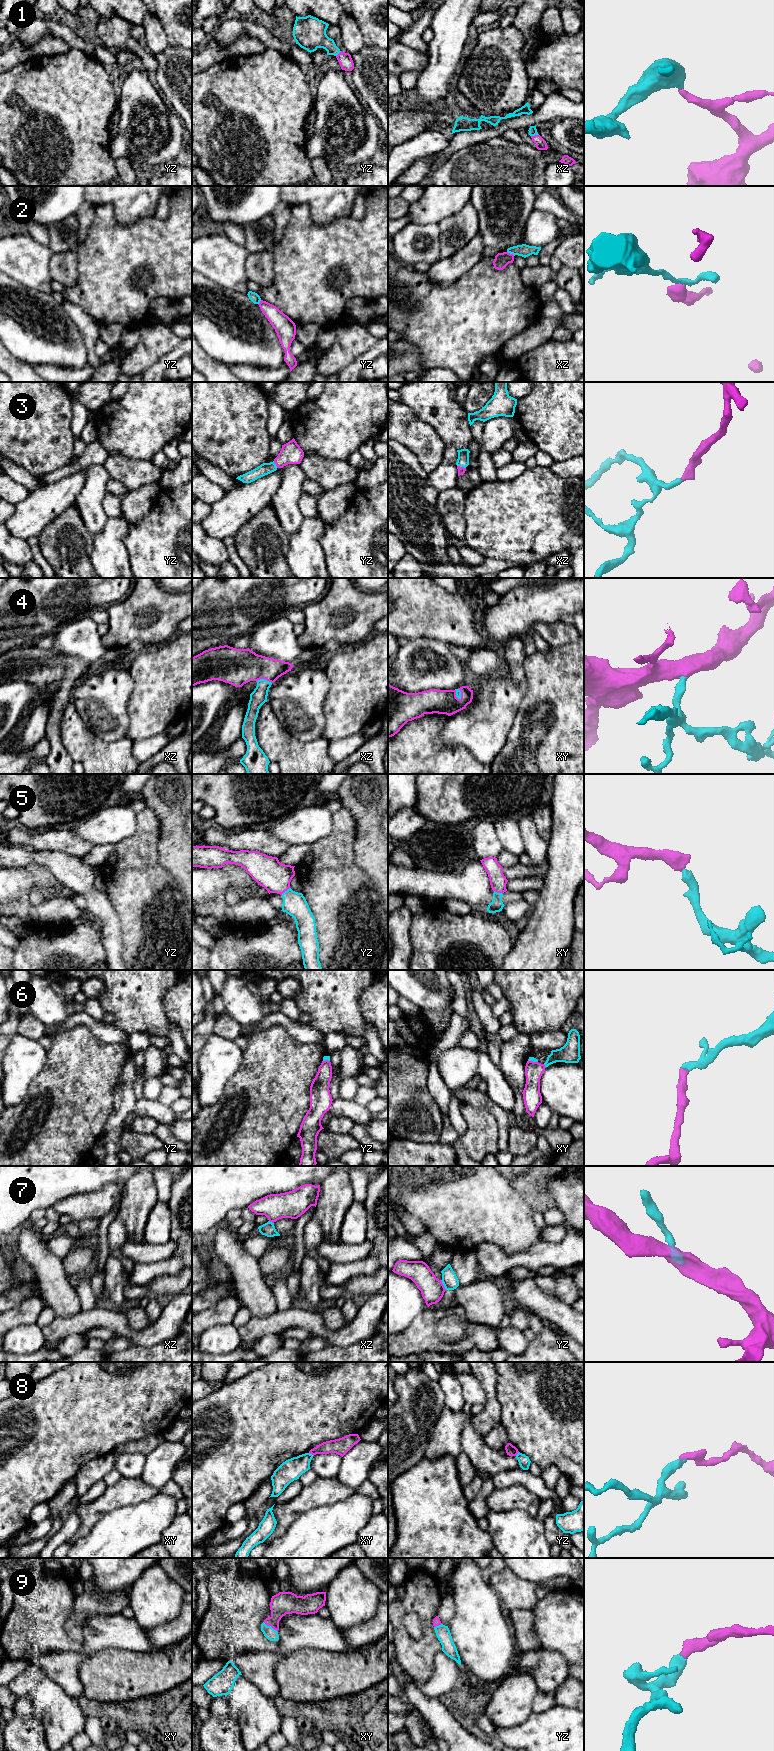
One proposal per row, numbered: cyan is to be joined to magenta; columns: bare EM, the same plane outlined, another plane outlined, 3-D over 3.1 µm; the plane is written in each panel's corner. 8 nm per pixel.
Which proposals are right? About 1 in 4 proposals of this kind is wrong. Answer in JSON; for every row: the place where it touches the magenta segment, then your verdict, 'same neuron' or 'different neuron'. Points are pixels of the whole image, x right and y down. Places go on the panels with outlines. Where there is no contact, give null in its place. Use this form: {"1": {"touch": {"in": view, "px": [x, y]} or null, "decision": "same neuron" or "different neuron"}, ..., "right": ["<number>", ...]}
{"1": {"touch": {"in": "xz", "px": [535, 135]}, "decision": "same neuron"}, "2": {"touch": {"in": "xz", "px": [511, 254]}, "decision": "different neuron"}, "3": {"touch": {"in": "xz", "px": [461, 467]}, "decision": "same neuron"}, "4": {"touch": {"in": "xz", "px": [264, 678]}, "decision": "same neuron"}, "5": {"touch": {"in": "xy", "px": [498, 892]}, "decision": "same neuron"}, "6": {"touch": {"in": "xy", "px": [544, 1066]}, "decision": "same neuron"}, "7": {"touch": {"in": "yz", "px": [443, 1285]}, "decision": "same neuron"}, "8": {"touch": {"in": "xy", "px": [311, 1453]}, "decision": "different neuron"}, "9": {"touch": {"in": "xy", "px": [270, 1625]}, "decision": "same neuron"}, "right": ["1", "3", "4", "5", "6", "7", "9"]}

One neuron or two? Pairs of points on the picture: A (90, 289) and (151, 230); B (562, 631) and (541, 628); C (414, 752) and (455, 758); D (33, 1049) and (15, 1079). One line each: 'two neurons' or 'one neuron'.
A: one neuron
B: one neuron
C: one neuron
D: one neuron

